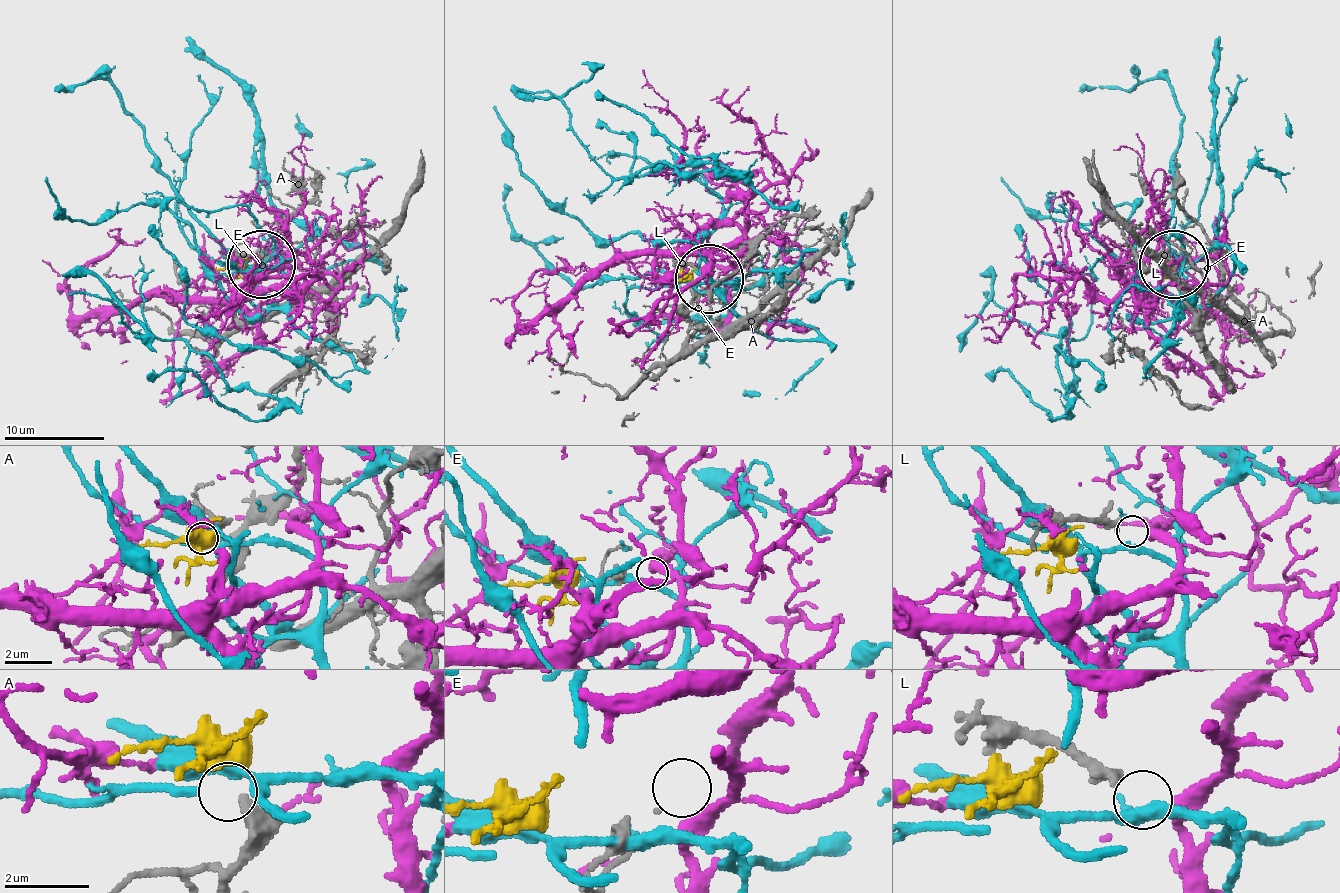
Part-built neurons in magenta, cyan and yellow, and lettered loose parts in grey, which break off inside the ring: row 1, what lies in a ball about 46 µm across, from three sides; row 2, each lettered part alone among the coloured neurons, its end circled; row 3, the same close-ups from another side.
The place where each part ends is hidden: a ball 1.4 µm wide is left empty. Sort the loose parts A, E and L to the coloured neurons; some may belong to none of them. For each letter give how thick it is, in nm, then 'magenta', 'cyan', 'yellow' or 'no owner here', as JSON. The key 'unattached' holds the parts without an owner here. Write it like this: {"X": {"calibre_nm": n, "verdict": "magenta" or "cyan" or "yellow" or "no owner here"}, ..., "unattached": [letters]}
{"A": {"calibre_nm": 420, "verdict": "yellow"}, "E": {"calibre_nm": 80, "verdict": "no owner here"}, "L": {"calibre_nm": 200, "verdict": "magenta"}, "unattached": ["E"]}

